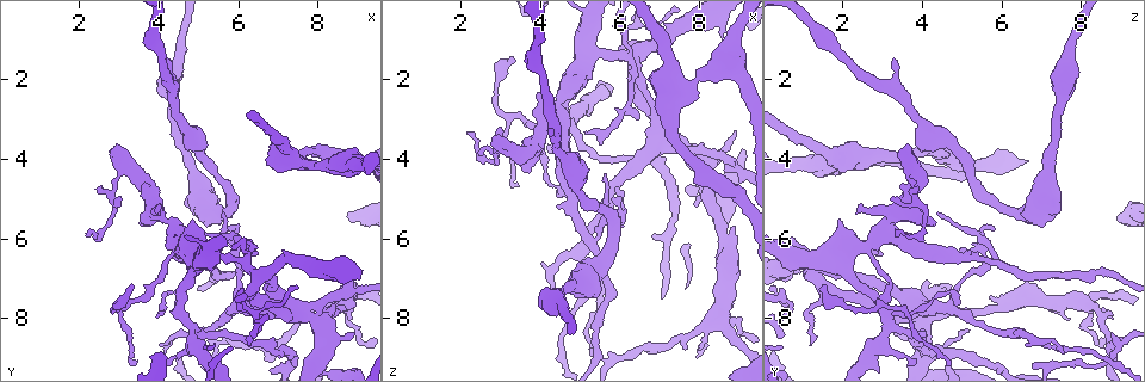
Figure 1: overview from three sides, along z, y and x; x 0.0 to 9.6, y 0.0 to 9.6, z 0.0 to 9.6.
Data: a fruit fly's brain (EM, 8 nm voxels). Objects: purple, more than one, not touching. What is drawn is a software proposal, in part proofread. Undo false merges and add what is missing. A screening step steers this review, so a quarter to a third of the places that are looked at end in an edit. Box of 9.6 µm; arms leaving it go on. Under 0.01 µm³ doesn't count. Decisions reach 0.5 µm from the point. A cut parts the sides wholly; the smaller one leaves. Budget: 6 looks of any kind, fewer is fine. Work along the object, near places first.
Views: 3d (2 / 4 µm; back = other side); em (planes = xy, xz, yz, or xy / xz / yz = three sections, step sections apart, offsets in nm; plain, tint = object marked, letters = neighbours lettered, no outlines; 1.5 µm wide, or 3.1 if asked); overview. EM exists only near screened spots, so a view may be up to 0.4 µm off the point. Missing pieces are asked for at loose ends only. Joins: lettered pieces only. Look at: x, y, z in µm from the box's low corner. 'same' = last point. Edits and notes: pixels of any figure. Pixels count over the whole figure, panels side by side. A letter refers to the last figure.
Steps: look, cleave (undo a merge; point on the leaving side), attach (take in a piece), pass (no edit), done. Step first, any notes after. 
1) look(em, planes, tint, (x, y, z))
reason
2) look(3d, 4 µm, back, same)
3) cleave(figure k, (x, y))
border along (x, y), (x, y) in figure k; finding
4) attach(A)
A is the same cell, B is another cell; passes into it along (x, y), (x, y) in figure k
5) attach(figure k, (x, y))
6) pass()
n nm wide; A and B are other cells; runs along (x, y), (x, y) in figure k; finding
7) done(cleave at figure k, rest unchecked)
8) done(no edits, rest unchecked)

look(em, planes, letters, (3.35, 7.25, 1.55))
tapers out

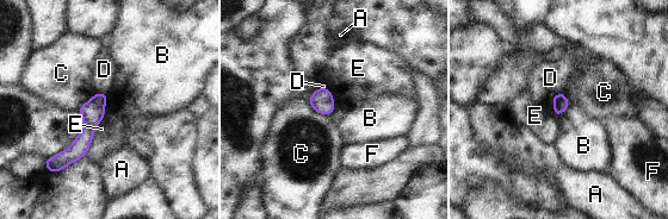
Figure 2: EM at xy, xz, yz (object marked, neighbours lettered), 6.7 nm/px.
pass()
A, B, C, D, E and F are other cells; border along (563, 92), (569, 105), (558, 116) in figure 2; no lettered piece goes on from it

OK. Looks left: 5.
look(em, yz, step 4, letters, (7.80, 7.75, 8.40))

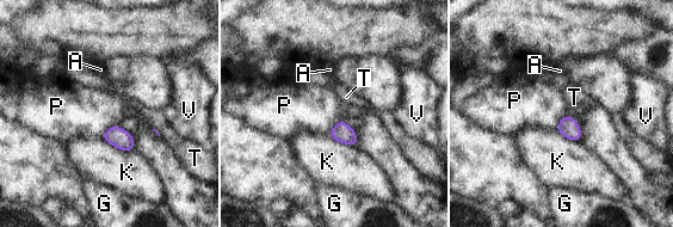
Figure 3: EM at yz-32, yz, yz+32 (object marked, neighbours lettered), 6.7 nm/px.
pass()
A, G, K, P, T and V are other cells; border along (345, 120), (337, 123), (329, 134) in figure 3; all the same cell

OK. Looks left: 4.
look(3d, 4 µm, back, (5.65, 5.95, 5.40))
touches itself

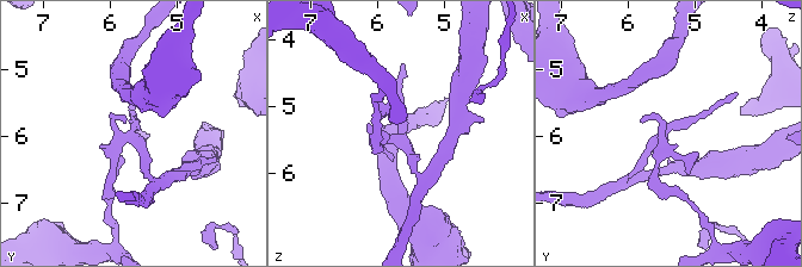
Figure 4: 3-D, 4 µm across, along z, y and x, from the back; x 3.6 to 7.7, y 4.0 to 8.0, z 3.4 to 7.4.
look(em, yz, step 8, tint, (5.65, 6.00, 5.50))
shape alone is not enough

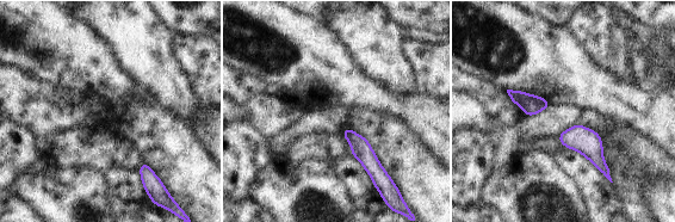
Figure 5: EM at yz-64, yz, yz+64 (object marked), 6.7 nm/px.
look(em, yz, step 8, letters, same)
what lies round it

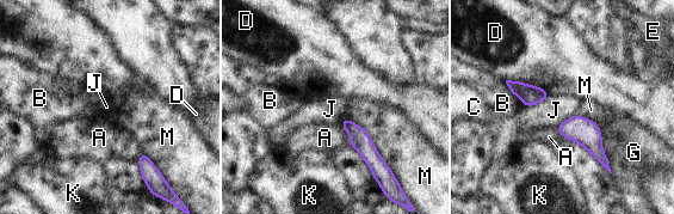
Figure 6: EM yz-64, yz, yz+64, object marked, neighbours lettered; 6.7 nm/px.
pass()
M touches over 550 nm; A, B, C, D, E, G, J, K and M are other cells; runs along (346, 122), (383, 171) in figure 6; one cell here

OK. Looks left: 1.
done(no edits, rest unchecked)

